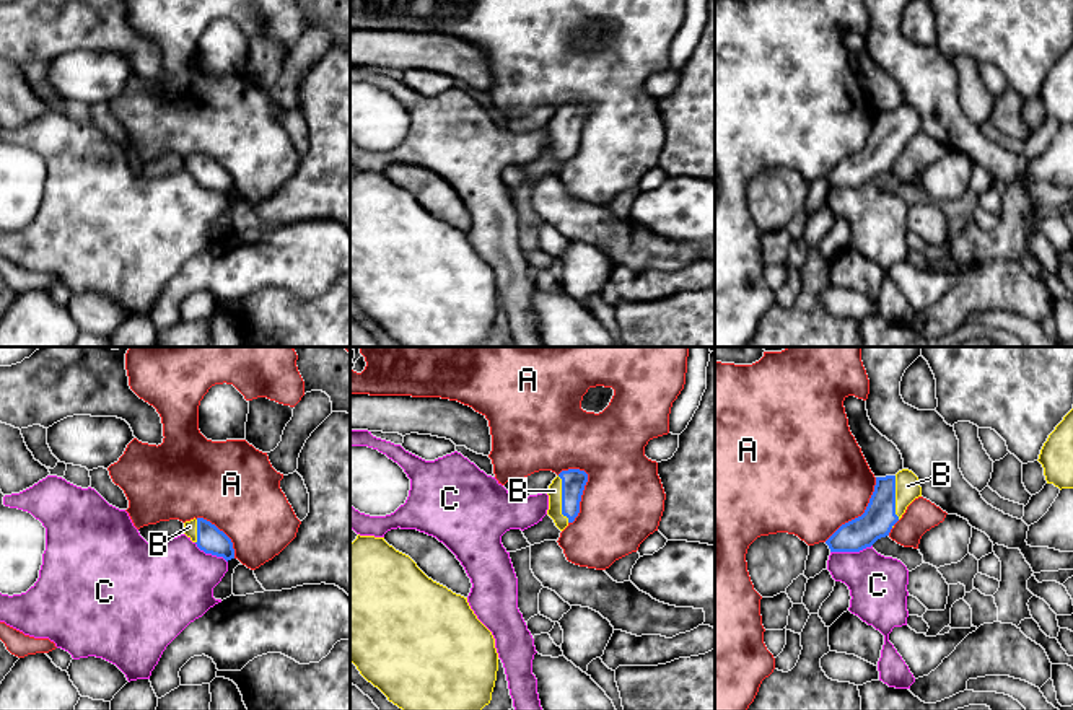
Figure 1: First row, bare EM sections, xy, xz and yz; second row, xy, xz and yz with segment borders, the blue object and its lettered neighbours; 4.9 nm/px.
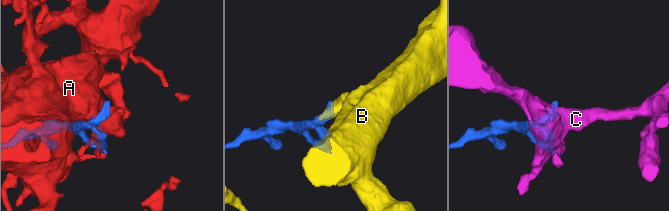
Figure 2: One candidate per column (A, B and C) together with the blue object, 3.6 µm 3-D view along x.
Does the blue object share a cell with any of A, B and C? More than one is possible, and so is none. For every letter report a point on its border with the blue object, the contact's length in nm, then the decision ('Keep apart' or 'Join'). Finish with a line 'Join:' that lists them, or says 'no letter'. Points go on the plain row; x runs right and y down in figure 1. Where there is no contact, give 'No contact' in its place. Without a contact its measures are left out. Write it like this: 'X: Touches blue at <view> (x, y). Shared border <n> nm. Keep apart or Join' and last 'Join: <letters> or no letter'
A: Touches blue at xz (582, 129). Shared border 280 nm. Keep apart
B: Touches blue at xz (562, 134). Shared border 240 nm. Join
C: Touches blue at yz (850, 186). Shared border 220 nm. Keep apart
Join: B

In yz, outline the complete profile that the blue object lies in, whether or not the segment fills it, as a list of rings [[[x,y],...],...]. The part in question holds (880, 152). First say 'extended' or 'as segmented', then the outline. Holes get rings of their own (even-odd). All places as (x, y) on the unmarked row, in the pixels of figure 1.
extended; [[[902,104],[896,111],[876,112],[865,148],[842,160],[827,176],[830,187],[860,187],[889,171],[907,142],[922,132],[918,112]]]

